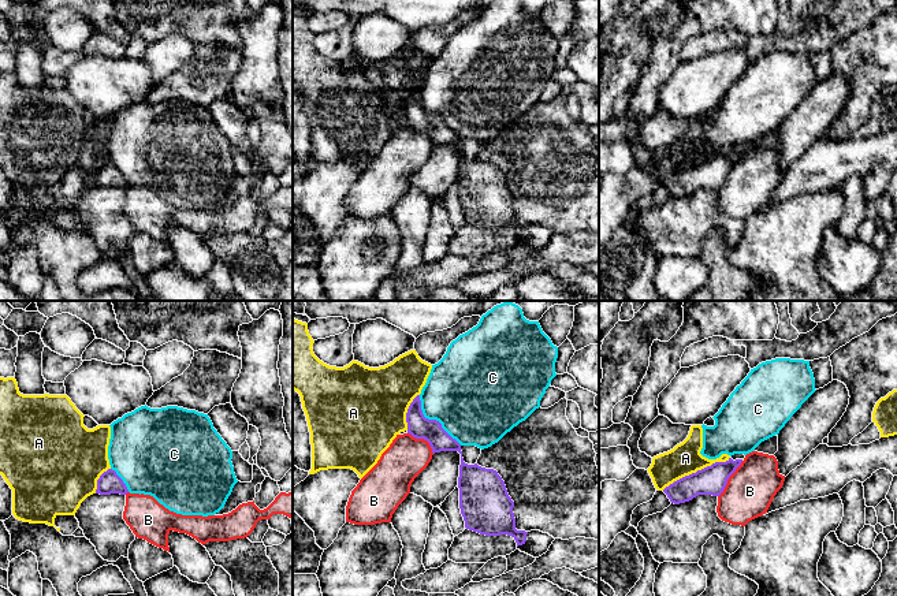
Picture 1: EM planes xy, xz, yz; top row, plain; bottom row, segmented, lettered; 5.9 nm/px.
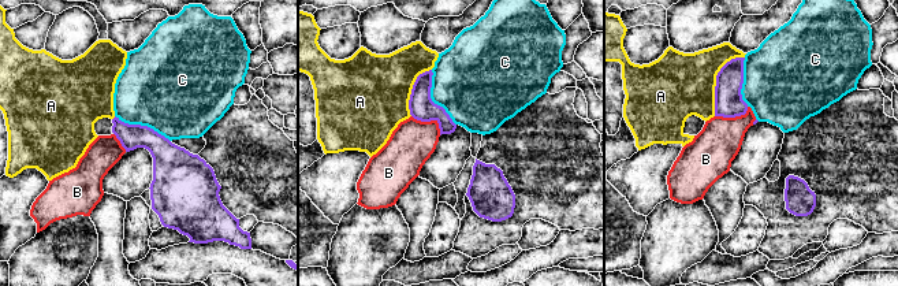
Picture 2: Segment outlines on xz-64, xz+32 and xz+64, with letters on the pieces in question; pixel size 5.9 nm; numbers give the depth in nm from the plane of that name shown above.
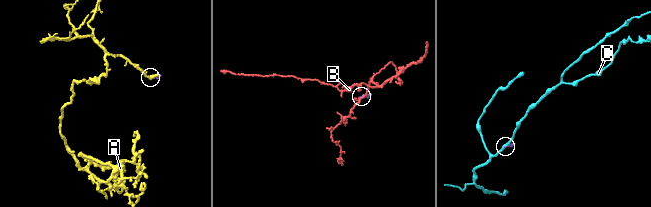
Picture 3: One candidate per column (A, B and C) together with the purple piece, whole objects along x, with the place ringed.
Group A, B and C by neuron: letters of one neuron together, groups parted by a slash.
A / B / C

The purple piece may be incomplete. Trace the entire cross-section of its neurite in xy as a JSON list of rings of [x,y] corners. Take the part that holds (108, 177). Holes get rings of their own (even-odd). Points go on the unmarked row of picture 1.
[[[108,163],[104,165],[100,172],[97,174],[97,183],[96,187],[100,189],[111,189],[111,187],[120,187],[126,189],[129,186],[123,174],[116,168],[115,164]]]

